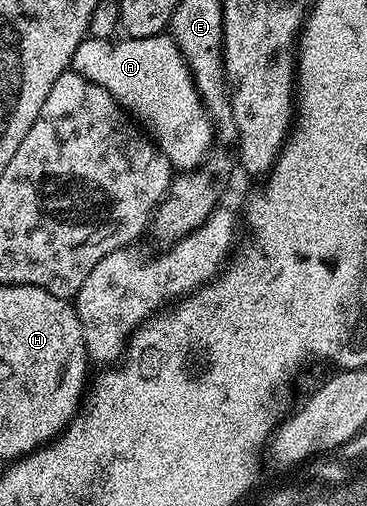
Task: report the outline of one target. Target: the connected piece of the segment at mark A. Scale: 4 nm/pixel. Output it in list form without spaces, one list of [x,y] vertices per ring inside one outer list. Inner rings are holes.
[[[160,33],[158,35],[139,37],[114,37],[111,39],[94,39],[87,37],[77,46],[73,54],[72,70],[77,71],[87,81],[107,89],[118,105],[151,136],[157,148],[169,158],[170,163],[178,172],[191,171],[201,166],[210,154],[215,128],[213,120],[209,118],[207,109],[203,105],[201,95],[189,72],[187,61],[173,40],[172,34]]]

